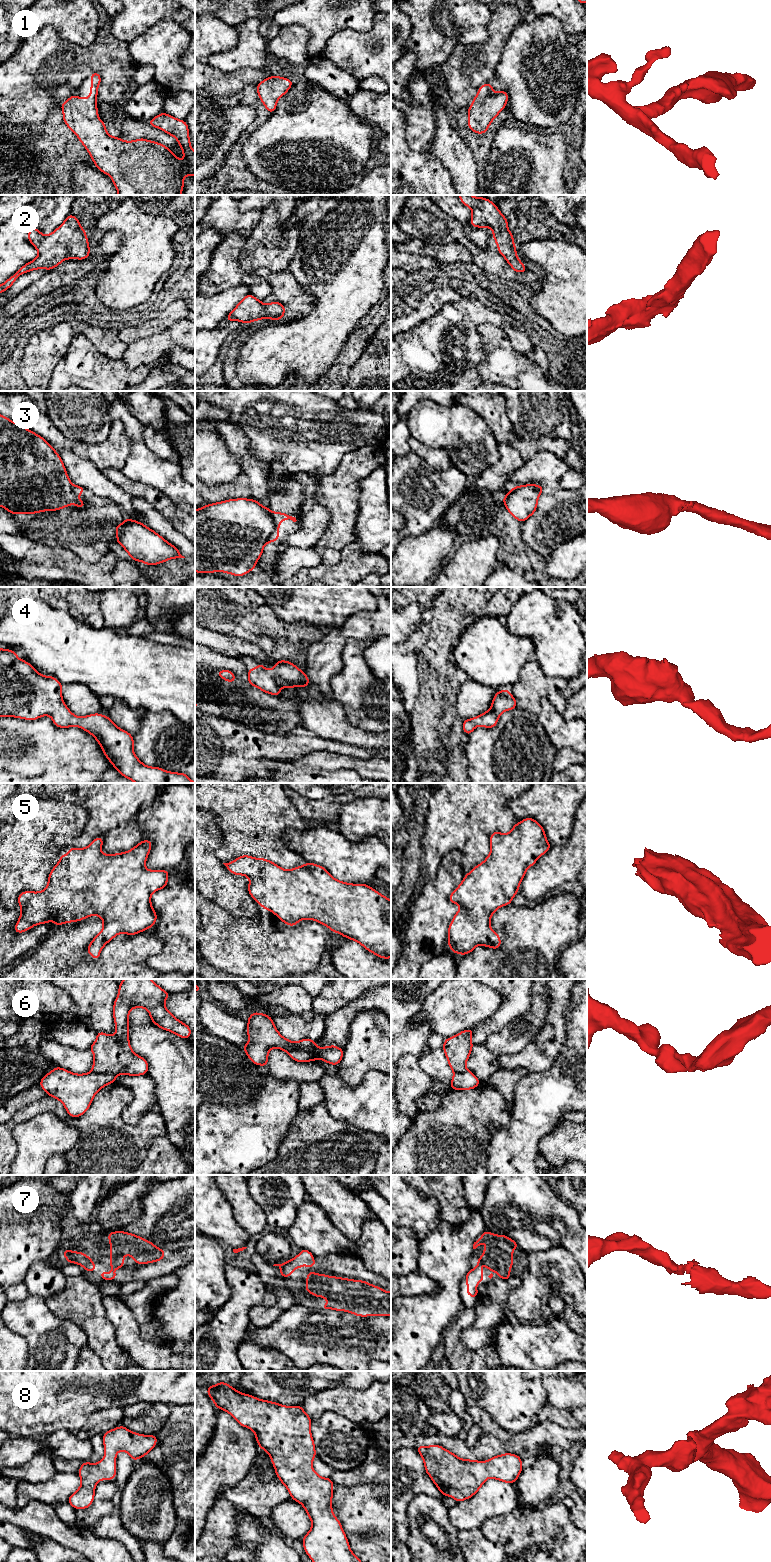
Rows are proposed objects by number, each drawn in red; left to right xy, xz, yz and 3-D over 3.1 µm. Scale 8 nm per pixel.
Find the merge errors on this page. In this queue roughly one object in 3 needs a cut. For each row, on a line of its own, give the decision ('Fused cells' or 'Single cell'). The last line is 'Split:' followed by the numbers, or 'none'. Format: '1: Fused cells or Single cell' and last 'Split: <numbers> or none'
1: Single cell
2: Single cell
3: Fused cells
4: Single cell
5: Single cell
6: Fused cells
7: Single cell
8: Single cell
Split: 3, 6

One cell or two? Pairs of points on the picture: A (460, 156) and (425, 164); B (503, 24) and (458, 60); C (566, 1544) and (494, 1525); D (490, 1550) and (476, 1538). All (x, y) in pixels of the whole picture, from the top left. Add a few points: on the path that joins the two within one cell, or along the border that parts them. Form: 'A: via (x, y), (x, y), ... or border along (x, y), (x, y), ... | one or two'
A: border along (427, 150), (441, 163), (452, 181) | two
B: via (498, 37), (476, 60), (471, 60) | one
C: via (550, 1530), (534, 1529), (531, 1526), (512, 1526) | one
D: via (487, 1549), (479, 1541) | one

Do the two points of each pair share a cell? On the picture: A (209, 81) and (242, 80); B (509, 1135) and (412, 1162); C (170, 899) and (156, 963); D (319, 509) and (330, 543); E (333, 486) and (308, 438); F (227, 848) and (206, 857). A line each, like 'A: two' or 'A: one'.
A: one
B: two
C: one
D: two
E: two
F: two

